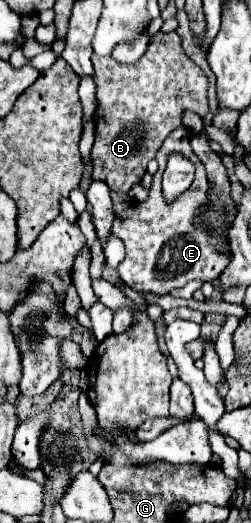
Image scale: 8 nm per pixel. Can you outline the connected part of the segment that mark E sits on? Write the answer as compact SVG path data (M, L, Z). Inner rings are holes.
M177 128L163 142L163 148L157 152L159 170L153 176L149 198L145 202L133 202L127 208L127 212L123 212L123 218L117 216L113 222L113 234L123 240L127 252L117 272L125 286L141 294L147 292L169 294L173 288L181 288L191 280L211 282L219 278L227 268L227 264L231 262L231 254L225 252L227 250L225 240L211 236L197 220L197 210L207 204L209 182L203 164L197 160L195 152L191 150L187 132L189 132L187 128ZM173 152L179 152L181 156L185 156L195 164L195 180L185 194L181 194L173 204L167 204L161 192L161 174L165 170L169 154Z

